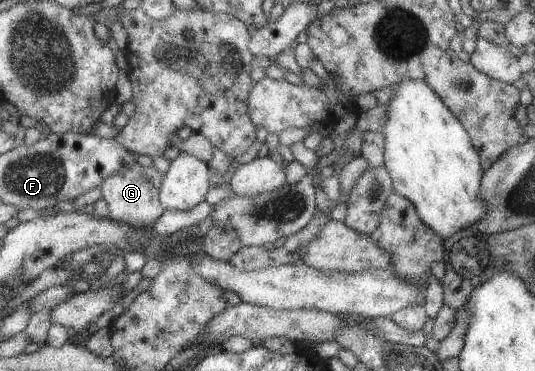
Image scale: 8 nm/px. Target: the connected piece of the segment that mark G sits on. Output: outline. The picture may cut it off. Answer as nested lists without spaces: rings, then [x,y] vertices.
[[[138,164],[131,169],[123,167],[121,171],[103,179],[98,187],[101,189],[102,199],[107,204],[109,219],[125,223],[135,229],[150,229],[164,213],[158,199],[161,183],[161,173],[155,167],[142,167]]]

